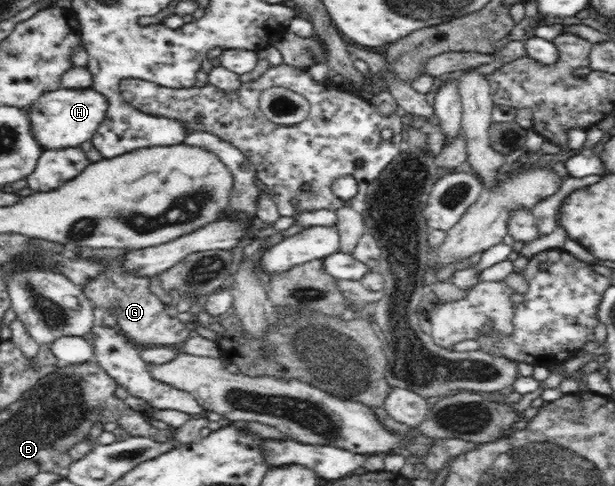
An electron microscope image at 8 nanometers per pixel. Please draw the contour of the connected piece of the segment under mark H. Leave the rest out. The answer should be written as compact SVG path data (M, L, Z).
M64 87L42 94L40 98L29 104L28 118L31 119L32 134L42 150L63 149L64 147L80 147L83 142L90 141L92 135L104 120L108 110L108 100L104 94L94 89L64 89Z

